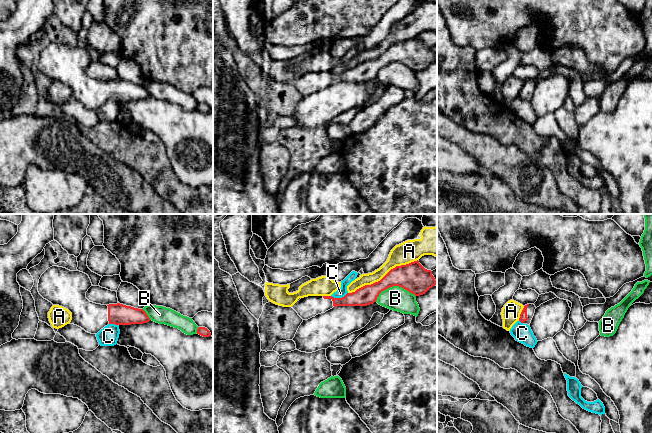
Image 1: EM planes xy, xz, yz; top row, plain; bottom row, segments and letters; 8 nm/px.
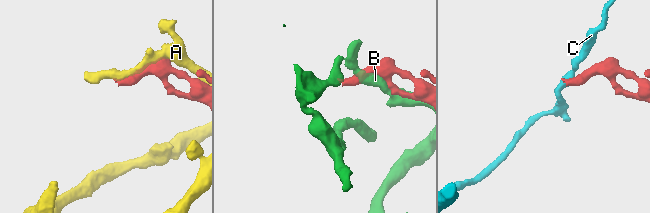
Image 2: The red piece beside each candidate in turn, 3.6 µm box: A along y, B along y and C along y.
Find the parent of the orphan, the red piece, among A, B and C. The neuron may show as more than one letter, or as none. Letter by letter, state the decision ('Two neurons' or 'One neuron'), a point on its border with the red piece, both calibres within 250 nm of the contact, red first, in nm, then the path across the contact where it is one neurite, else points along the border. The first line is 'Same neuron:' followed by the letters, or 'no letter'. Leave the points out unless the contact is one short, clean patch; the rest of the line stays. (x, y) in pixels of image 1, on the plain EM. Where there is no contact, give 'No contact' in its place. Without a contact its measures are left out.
Same neuron: no letter
A: Two neurons. Touches red at xz (383, 53). Thickness 240 nm (red) against 170 nm
B: Two neurons. Touches red at xz (393, 61). Thickness 240 nm (red) against 200 nm
C: Two neurons. Touches red at xz (339, 74). Thickness 160 nm (red) against 70 nm. Boundary: xz (347, 68), (341, 73), (331, 72)

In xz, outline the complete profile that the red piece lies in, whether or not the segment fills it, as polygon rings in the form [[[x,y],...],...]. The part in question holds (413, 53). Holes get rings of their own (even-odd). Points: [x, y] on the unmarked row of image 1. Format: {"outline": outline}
{"outline": [[[419,37],[391,45],[380,57],[365,61],[342,74],[332,72],[308,72],[297,77],[292,84],[303,96],[337,82],[367,82],[376,78],[379,70],[393,62],[399,62],[415,72],[425,70],[436,61],[431,46],[425,45]]]}

